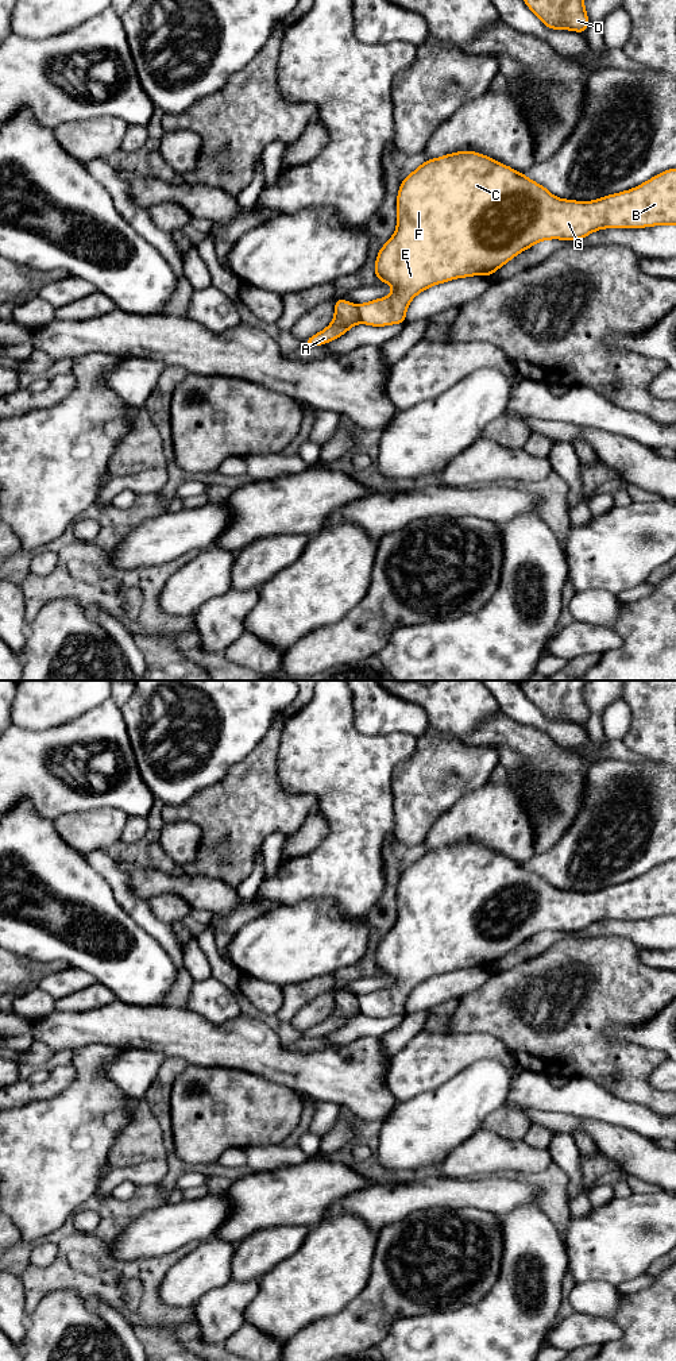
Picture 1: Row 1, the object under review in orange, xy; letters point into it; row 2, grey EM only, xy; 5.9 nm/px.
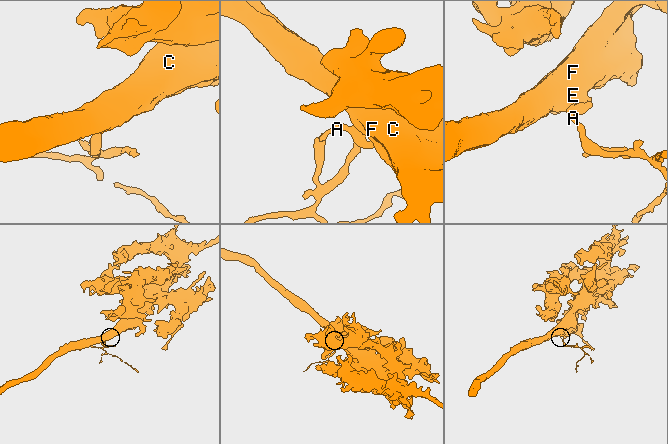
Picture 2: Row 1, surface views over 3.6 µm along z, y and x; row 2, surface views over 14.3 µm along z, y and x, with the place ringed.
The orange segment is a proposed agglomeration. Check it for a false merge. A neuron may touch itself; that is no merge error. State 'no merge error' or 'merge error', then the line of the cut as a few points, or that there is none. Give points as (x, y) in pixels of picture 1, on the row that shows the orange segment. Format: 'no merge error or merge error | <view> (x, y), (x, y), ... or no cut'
merge error | xy (356, 307), (360, 322)

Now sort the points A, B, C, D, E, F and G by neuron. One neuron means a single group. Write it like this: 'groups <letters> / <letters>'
groups A / B C D E F G

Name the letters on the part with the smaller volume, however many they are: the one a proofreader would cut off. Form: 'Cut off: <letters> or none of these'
Cut off: A

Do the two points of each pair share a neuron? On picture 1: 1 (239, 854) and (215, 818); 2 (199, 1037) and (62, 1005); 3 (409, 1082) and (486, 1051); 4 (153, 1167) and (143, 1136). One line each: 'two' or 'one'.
1: one
2: two
3: one
4: two

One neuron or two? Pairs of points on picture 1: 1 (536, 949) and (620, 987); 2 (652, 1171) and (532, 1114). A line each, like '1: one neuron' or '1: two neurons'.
1: two neurons
2: one neuron

